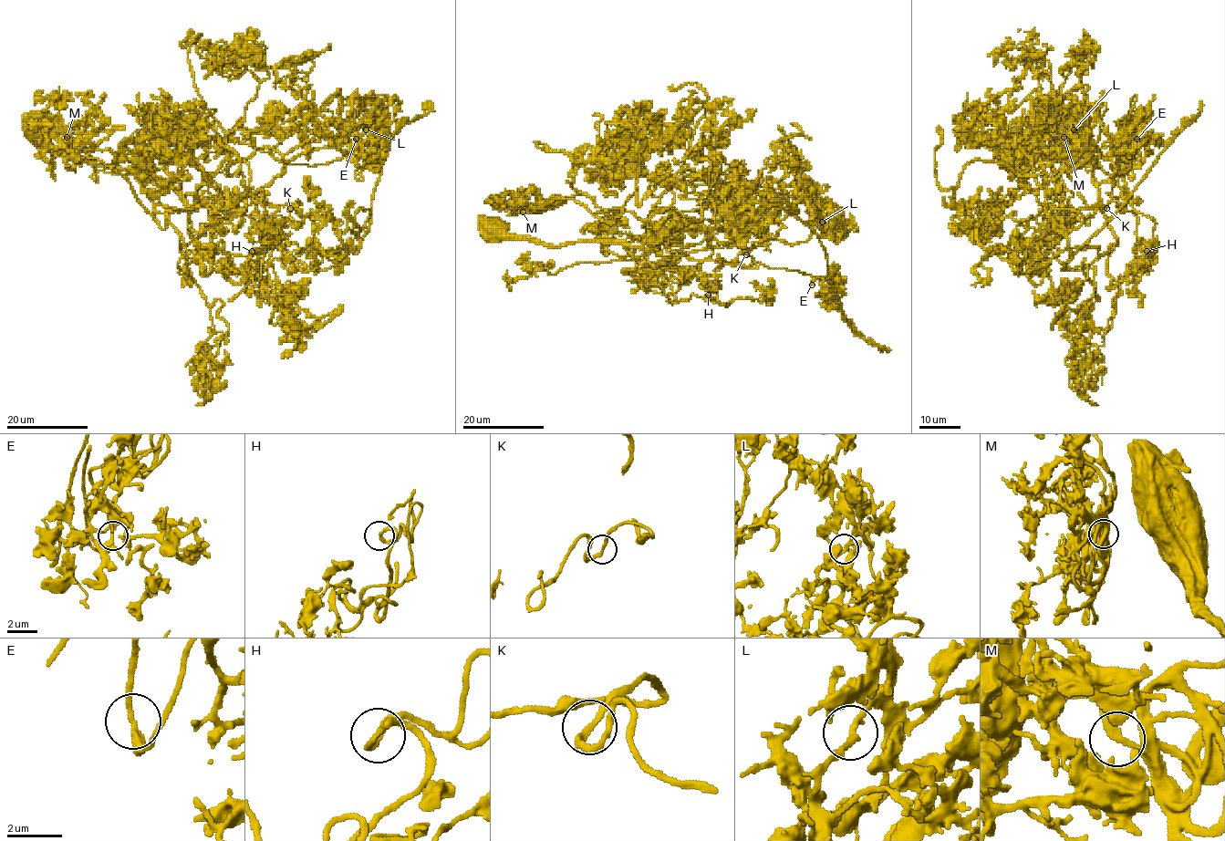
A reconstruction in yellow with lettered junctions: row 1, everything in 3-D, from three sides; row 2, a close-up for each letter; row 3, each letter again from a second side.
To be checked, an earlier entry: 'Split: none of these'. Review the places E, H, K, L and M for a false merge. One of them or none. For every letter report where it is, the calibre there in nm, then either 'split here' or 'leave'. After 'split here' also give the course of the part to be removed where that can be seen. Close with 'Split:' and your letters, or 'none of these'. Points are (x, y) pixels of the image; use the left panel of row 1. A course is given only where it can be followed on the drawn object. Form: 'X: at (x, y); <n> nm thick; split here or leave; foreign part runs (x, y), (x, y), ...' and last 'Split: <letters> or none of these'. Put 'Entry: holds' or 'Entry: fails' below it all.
E: at (356, 139); 280 nm thick; leave
H: at (252, 251); 200 nm thick; leave
K: at (290, 208); 190 nm thick; leave
L: at (366, 129); 240 nm thick; leave
M: at (67, 137); 200 nm thick; leave
Split: none of these
Entry: holds

